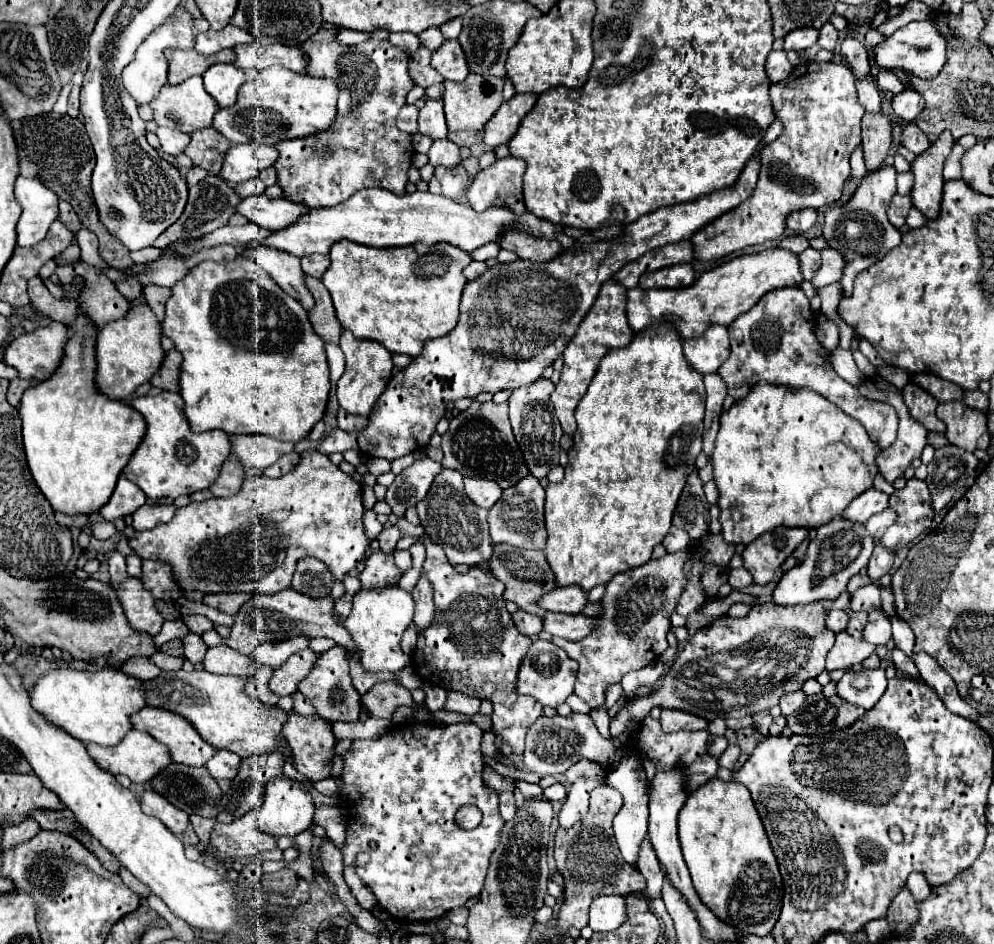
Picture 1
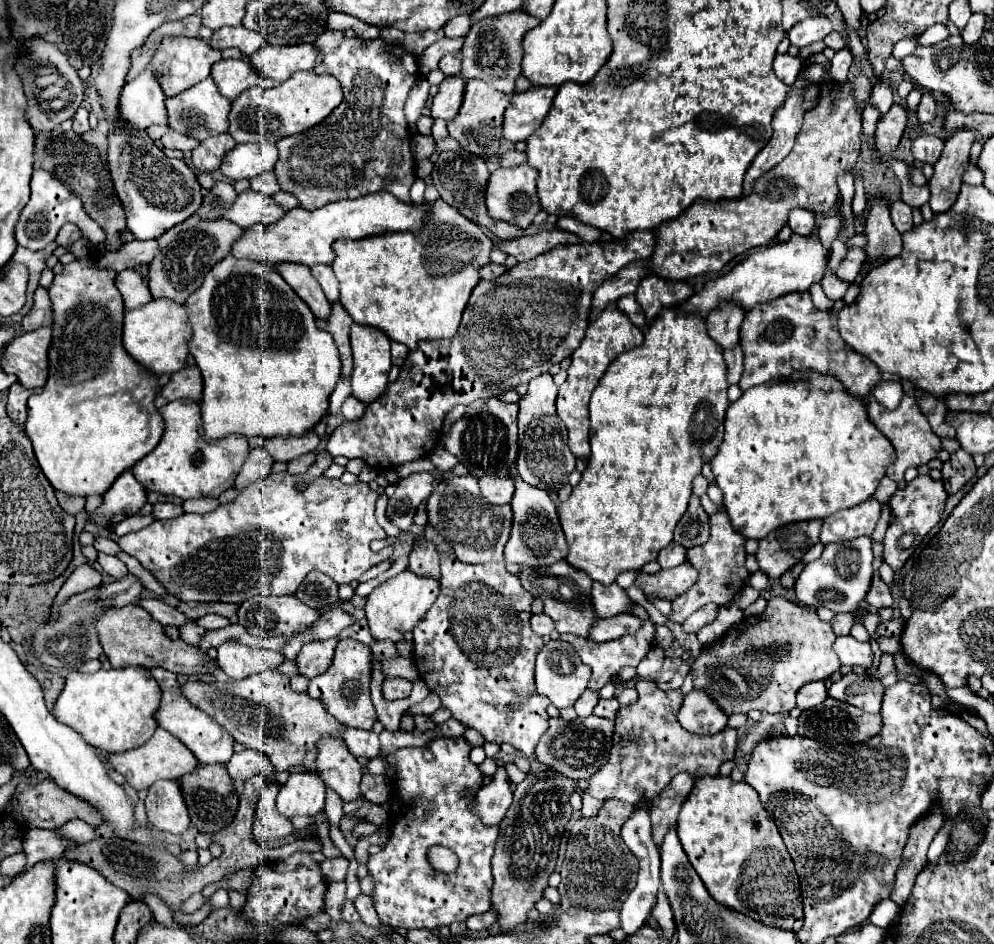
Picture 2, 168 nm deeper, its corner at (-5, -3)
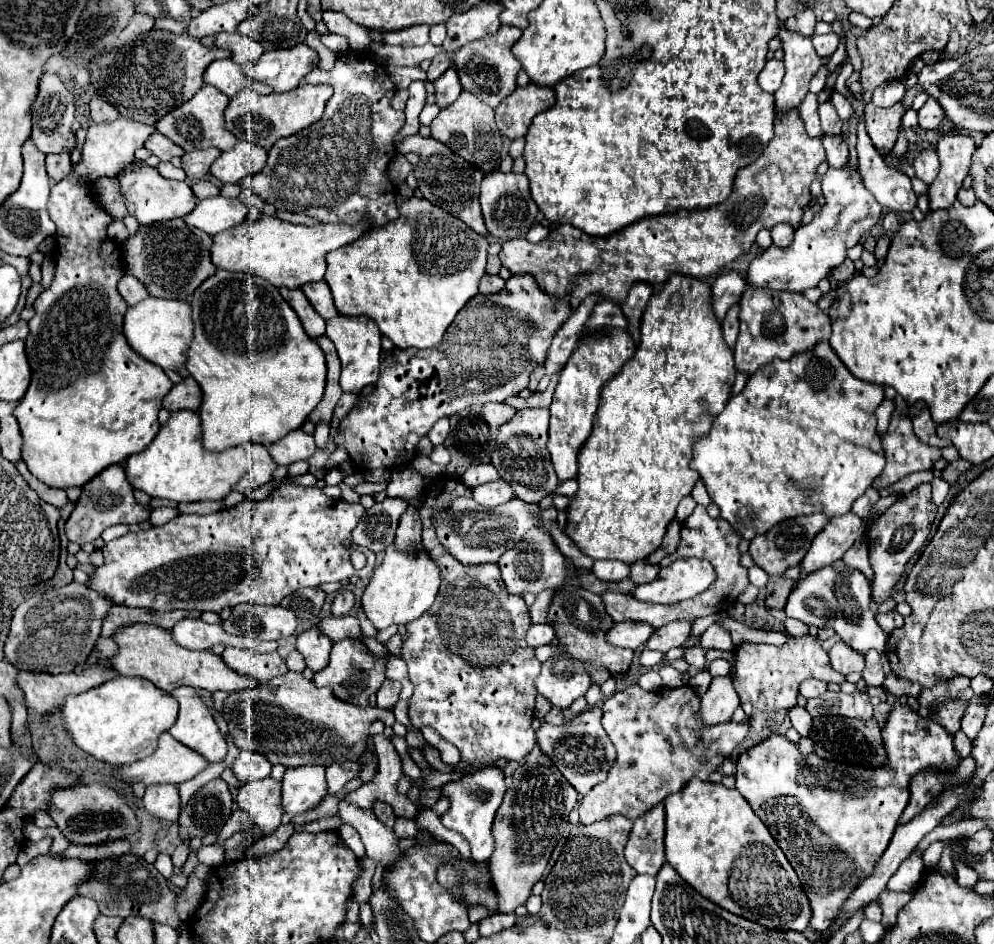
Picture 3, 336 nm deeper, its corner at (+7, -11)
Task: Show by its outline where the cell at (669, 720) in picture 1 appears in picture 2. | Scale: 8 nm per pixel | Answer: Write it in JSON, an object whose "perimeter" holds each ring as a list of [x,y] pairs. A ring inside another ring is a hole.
{"perimeter":[[[695,689],[687,693],[685,703],[677,715],[683,729],[697,735],[715,735],[725,729],[727,713],[711,699],[711,695],[703,689]]]}

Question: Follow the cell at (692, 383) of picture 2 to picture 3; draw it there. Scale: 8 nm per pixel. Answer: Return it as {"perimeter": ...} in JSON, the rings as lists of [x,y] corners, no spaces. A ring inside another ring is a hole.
{"perimeter":[[[673,275],[667,285],[655,293],[643,313],[641,319],[641,343],[635,351],[635,355],[621,367],[621,371],[603,385],[601,389],[601,397],[599,397],[599,407],[597,407],[597,415],[593,421],[593,431],[587,439],[587,443],[581,447],[579,451],[579,475],[577,475],[577,483],[579,489],[577,493],[571,497],[571,503],[567,507],[567,525],[563,529],[563,533],[577,545],[577,549],[585,555],[589,555],[591,559],[617,559],[623,563],[635,563],[641,559],[647,559],[663,541],[663,535],[667,531],[669,521],[675,517],[677,505],[679,501],[691,493],[693,485],[699,479],[699,473],[695,469],[691,469],[691,459],[693,459],[693,445],[697,439],[703,439],[711,427],[713,427],[713,419],[723,411],[727,399],[729,399],[729,389],[735,381],[735,363],[733,363],[733,353],[731,349],[727,349],[727,345],[723,343],[723,335],[721,335],[721,323],[715,319],[715,315],[711,315],[711,289],[709,285],[701,283],[695,277],[687,277],[687,275]],[[673,295],[679,295],[681,301],[673,303]]]}

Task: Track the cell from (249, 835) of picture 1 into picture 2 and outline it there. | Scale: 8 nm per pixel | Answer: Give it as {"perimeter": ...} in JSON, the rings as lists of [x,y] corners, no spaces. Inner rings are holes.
{"perimeter":[[[267,783],[267,787],[259,795],[257,813],[253,819],[253,835],[259,845],[267,845],[267,841],[281,839],[293,831],[293,825],[289,819],[283,819],[275,811],[275,795],[279,793],[279,783]]]}

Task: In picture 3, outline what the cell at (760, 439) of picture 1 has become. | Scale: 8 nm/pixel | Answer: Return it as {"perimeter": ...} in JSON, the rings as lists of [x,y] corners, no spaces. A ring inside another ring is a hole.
{"perimeter":[[[821,343],[821,347],[815,347],[809,353],[799,353],[795,357],[791,357],[791,361],[783,361],[783,359],[775,359],[773,363],[767,365],[769,369],[759,369],[755,375],[751,375],[747,379],[745,389],[739,395],[733,395],[725,409],[717,415],[711,431],[707,437],[703,437],[697,445],[695,445],[695,455],[691,461],[691,467],[701,475],[707,493],[711,497],[711,501],[721,509],[721,517],[725,521],[731,523],[731,527],[743,537],[743,539],[753,539],[755,535],[763,535],[767,533],[773,525],[785,521],[785,519],[795,519],[799,515],[813,515],[813,513],[823,513],[827,517],[841,517],[847,511],[851,511],[851,505],[857,497],[861,497],[867,487],[871,487],[873,479],[879,475],[879,471],[883,471],[885,467],[885,455],[883,455],[883,447],[881,447],[881,437],[877,433],[877,421],[875,421],[875,407],[883,401],[883,387],[879,385],[871,385],[865,383],[861,379],[855,379],[839,361],[839,357],[835,355],[835,351],[831,351],[829,343]]]}

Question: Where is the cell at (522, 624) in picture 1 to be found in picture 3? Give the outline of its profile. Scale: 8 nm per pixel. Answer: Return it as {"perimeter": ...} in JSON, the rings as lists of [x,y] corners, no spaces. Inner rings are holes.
{"perimeter":[[[543,623],[543,625],[531,625],[529,631],[527,631],[527,635],[525,635],[525,639],[527,639],[527,643],[531,647],[539,647],[539,645],[551,643],[555,639],[555,635],[551,631],[551,625]]]}

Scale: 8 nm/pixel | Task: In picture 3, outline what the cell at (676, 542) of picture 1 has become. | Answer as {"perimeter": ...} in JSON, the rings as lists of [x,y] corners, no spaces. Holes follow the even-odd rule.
{"perimeter":[[[639,561],[639,563],[633,563],[631,565],[631,579],[635,581],[635,585],[641,585],[641,583],[651,583],[657,575],[659,575],[659,565],[651,565],[647,561]]]}

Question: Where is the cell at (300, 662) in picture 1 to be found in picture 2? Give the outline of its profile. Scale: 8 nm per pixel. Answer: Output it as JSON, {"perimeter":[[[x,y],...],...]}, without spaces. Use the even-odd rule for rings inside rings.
{"perimeter":[[[335,637],[335,639],[325,639],[319,643],[307,643],[307,647],[303,647],[303,651],[297,655],[299,673],[309,679],[325,673],[333,661],[337,641],[339,639]]]}

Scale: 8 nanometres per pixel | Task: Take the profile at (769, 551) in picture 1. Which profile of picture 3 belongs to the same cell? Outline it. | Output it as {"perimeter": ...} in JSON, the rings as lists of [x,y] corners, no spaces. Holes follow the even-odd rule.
{"perimeter":[[[803,515],[803,517],[795,517],[795,519],[789,519],[789,521],[783,521],[783,523],[775,525],[771,531],[767,531],[767,535],[755,537],[751,541],[751,545],[749,545],[749,555],[753,557],[755,565],[761,567],[769,577],[783,575],[789,567],[799,565],[803,561],[813,535],[817,535],[827,521],[829,519],[825,515],[807,515],[807,517]]]}

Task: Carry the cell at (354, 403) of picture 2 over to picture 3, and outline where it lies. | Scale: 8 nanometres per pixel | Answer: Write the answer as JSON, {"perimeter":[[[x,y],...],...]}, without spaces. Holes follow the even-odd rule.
{"perimeter":[[[343,393],[337,407],[335,407],[335,417],[337,419],[343,419],[353,407],[355,407],[355,401],[357,401],[357,395],[351,395],[351,393]]]}

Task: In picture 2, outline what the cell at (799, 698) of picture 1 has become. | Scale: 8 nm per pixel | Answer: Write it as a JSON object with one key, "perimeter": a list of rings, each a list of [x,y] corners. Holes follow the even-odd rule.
{"perimeter":[[[811,681],[805,687],[801,687],[801,691],[797,693],[797,707],[811,709],[811,707],[823,703],[823,699],[827,699],[825,683],[823,681]]]}

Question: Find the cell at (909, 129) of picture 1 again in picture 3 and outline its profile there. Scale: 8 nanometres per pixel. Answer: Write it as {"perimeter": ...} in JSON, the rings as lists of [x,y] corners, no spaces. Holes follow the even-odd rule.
{"perimeter":[[[923,149],[917,153],[917,157],[913,159],[913,167],[915,167],[915,175],[925,181],[927,185],[933,183],[933,179],[939,173],[939,159],[937,153],[933,149]]]}

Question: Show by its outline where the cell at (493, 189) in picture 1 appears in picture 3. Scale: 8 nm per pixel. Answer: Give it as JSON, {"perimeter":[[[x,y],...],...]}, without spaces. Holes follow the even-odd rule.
{"perimeter":[[[491,171],[483,177],[481,181],[481,211],[485,217],[487,231],[497,237],[497,239],[515,239],[527,235],[527,231],[533,227],[535,217],[539,213],[535,201],[531,199],[529,193],[529,181],[523,173],[501,173],[501,171]]]}

